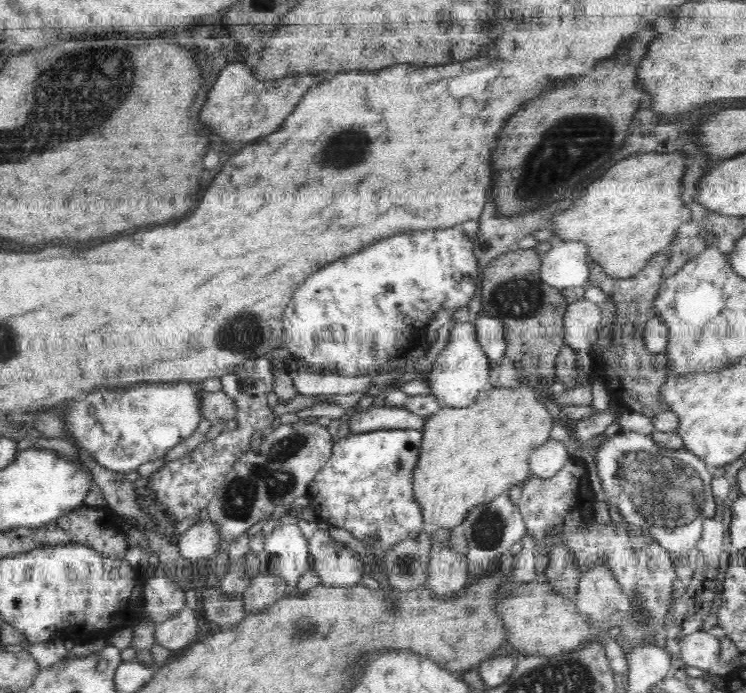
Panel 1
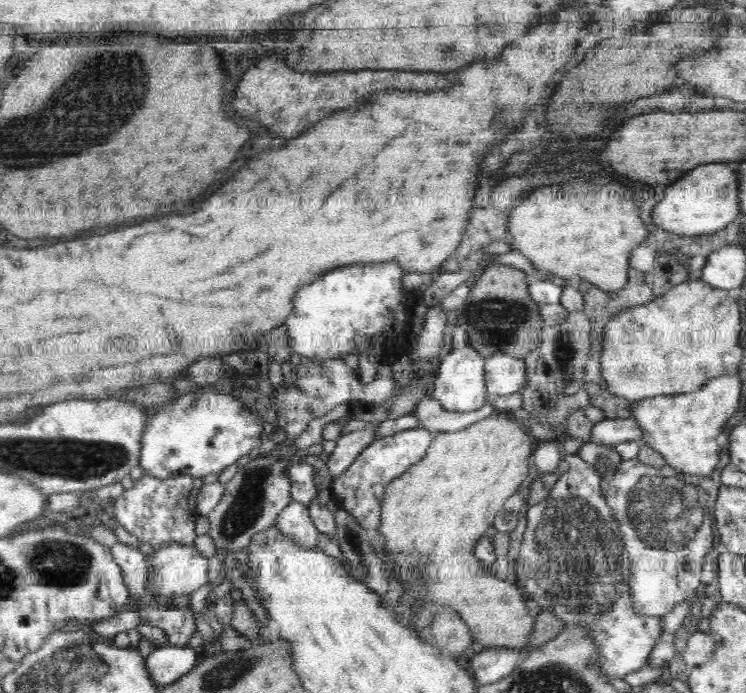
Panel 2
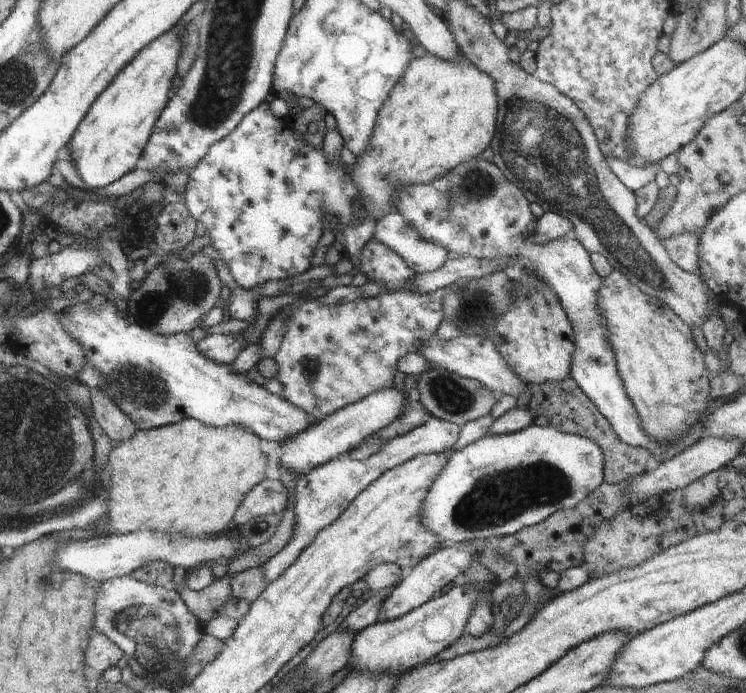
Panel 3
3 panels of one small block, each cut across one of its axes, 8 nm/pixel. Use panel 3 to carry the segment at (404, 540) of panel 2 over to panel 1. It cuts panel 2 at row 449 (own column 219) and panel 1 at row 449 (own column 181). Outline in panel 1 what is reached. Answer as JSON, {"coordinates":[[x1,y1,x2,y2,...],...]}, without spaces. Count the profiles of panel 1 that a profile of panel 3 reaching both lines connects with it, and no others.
{"coordinates":[[520,379,520,381,522,381,522,383,514,388,492,387,489,391,480,391,476,402,464,408,452,408,442,405,441,409,436,412,436,414,429,416,426,424,422,428,423,440,422,446,420,446,420,456,416,468,414,468,414,476,412,476,414,499,421,507,424,530,431,531,438,528,454,530,456,527,463,524,464,520,466,520,466,516,472,511,472,508,495,500,496,496,508,492,512,486,522,485,522,483,528,479,528,476,530,476,529,456,536,447,542,446,545,442,548,442,554,420,550,412,548,412,548,408,546,408,544,403,540,400,541,392,536,389,536,387,528,384,525,380]]}

